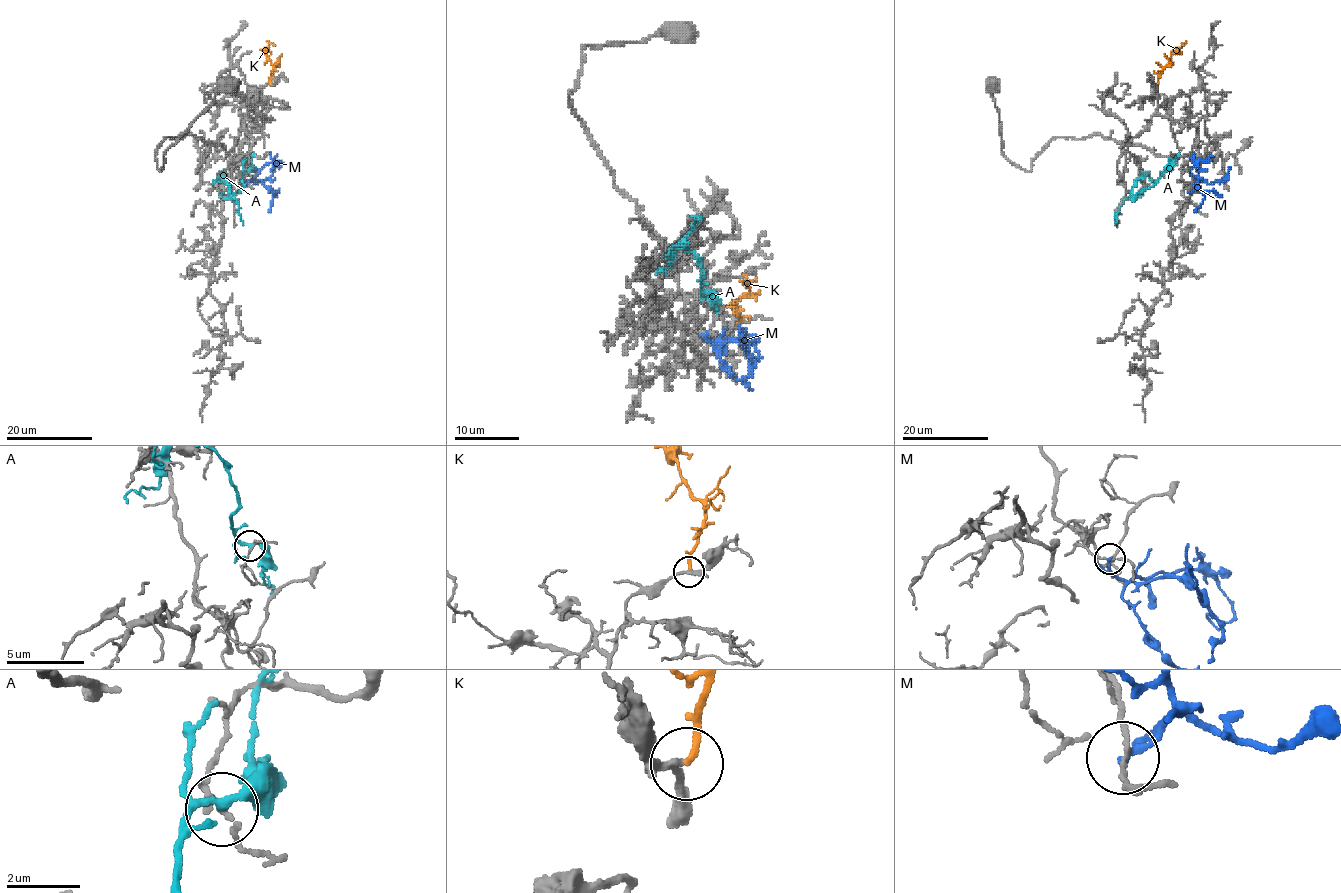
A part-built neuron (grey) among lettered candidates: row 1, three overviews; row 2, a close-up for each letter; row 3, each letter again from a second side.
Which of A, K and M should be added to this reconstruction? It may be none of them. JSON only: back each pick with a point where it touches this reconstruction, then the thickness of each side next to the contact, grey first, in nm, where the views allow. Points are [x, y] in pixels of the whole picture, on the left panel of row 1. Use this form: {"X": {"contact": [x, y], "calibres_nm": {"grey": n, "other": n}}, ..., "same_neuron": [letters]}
{"K": {"contact": [270, 84], "calibres_nm": {"grey": 200, "other": 200}}, "same_neuron": ["K"]}

